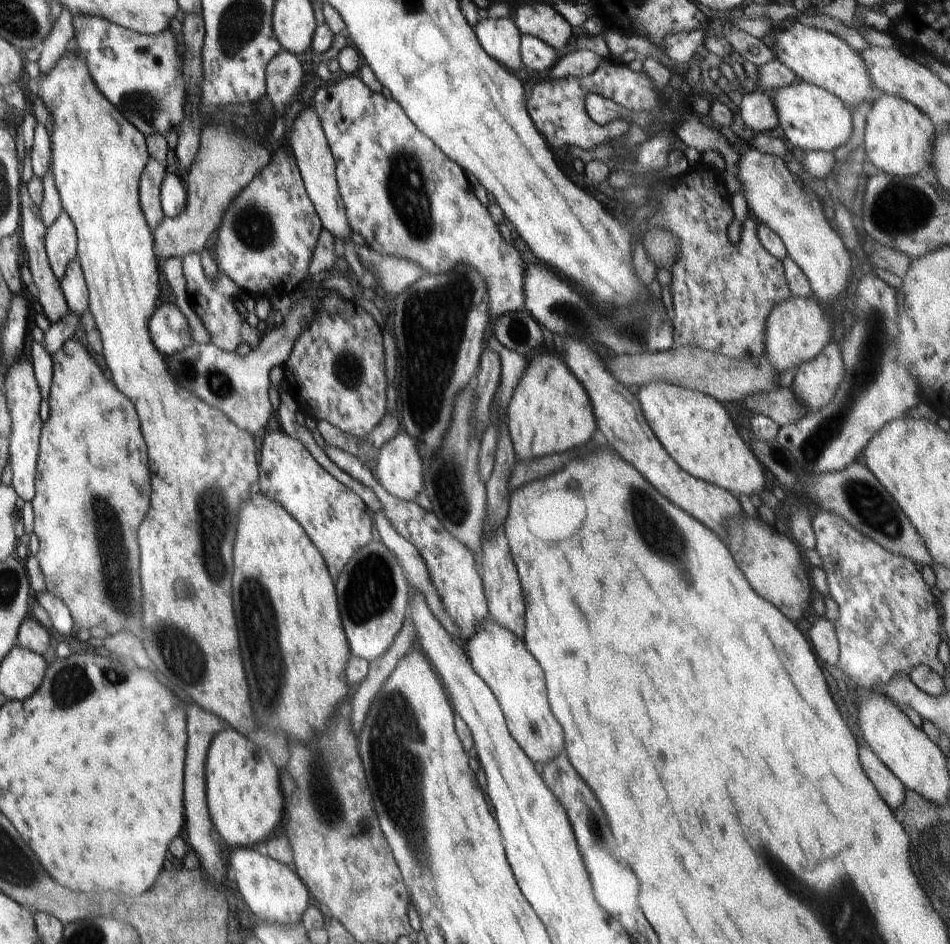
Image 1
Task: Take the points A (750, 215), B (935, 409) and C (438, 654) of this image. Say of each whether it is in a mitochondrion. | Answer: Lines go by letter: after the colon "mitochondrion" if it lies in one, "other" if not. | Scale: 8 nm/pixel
A: other
B: other
C: other

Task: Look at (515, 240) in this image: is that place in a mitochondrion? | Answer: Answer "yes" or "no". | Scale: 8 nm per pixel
no

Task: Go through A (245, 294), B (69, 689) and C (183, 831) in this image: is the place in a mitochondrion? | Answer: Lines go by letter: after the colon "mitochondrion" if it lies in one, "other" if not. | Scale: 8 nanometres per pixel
A: other
B: mitochondrion
C: other

